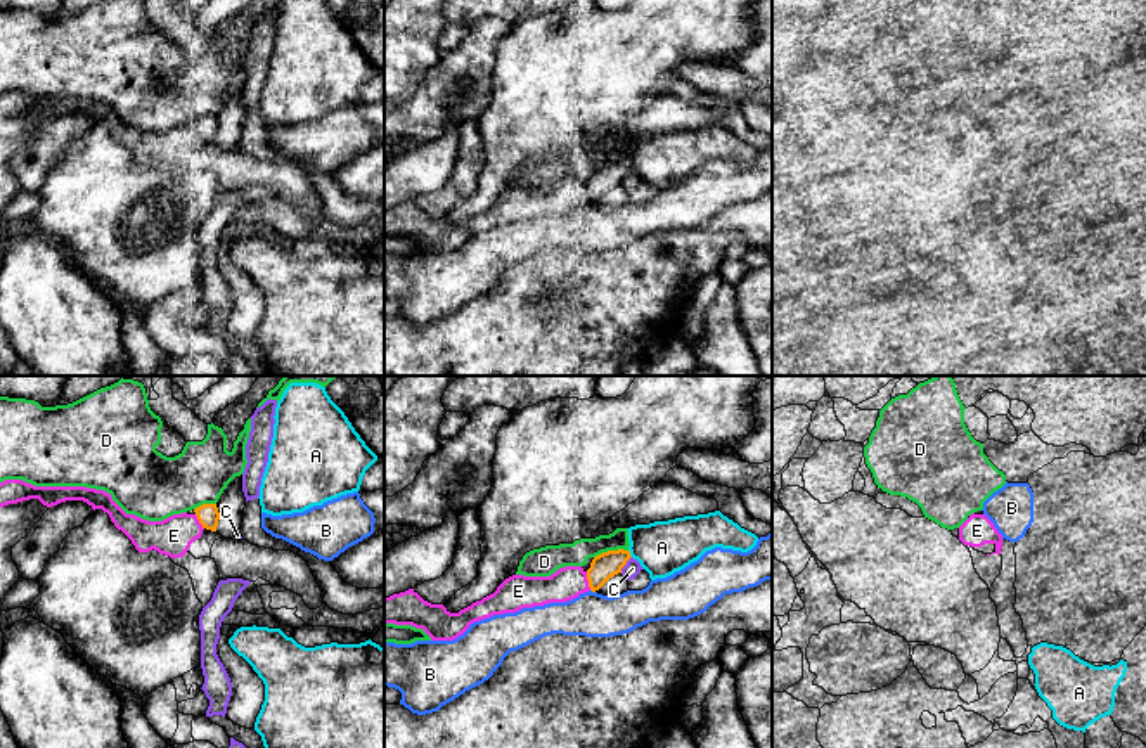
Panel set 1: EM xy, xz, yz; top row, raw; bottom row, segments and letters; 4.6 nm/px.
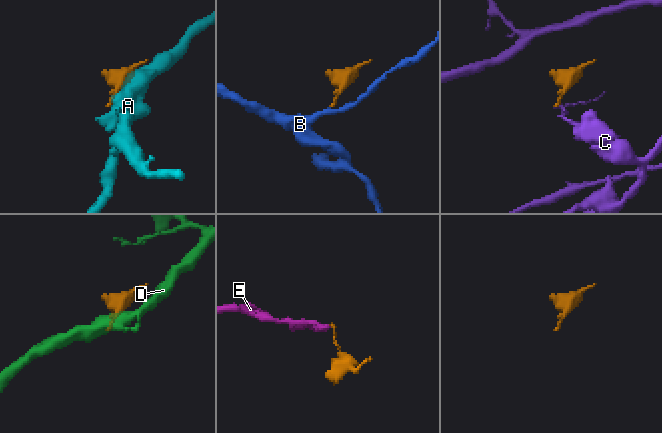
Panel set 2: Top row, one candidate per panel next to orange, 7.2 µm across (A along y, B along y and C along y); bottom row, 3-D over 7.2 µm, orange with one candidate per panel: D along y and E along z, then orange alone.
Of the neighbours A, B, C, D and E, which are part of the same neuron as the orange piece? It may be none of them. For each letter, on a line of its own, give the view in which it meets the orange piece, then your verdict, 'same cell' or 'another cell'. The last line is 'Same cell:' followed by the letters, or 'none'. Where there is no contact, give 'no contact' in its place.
A: meets orange in xz; another cell
B: meets orange in xz; another cell
C: meets orange in xz; another cell
D: meets orange in xz; another cell
E: meets orange in xz; another cell
Same cell: none

